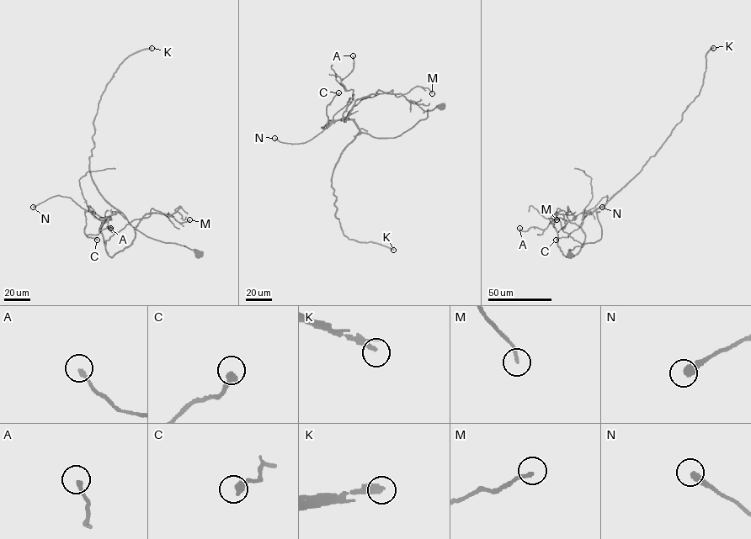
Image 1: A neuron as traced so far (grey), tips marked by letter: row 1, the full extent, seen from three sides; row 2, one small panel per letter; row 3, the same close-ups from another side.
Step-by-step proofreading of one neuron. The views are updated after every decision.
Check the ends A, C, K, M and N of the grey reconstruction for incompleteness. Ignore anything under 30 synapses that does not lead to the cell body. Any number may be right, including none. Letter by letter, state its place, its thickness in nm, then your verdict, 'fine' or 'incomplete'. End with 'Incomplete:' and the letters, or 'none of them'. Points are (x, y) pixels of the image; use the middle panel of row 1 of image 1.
A: place (353, 55); calibre 200 nm; fine
C: place (338, 92); calibre 360 nm; fine
K: place (393, 250); calibre 320 nm; incomplete
M: place (432, 93); calibre 180 nm; fine
N: place (274, 138); calibre 400 nm; incomplete
Incomplete: K, N

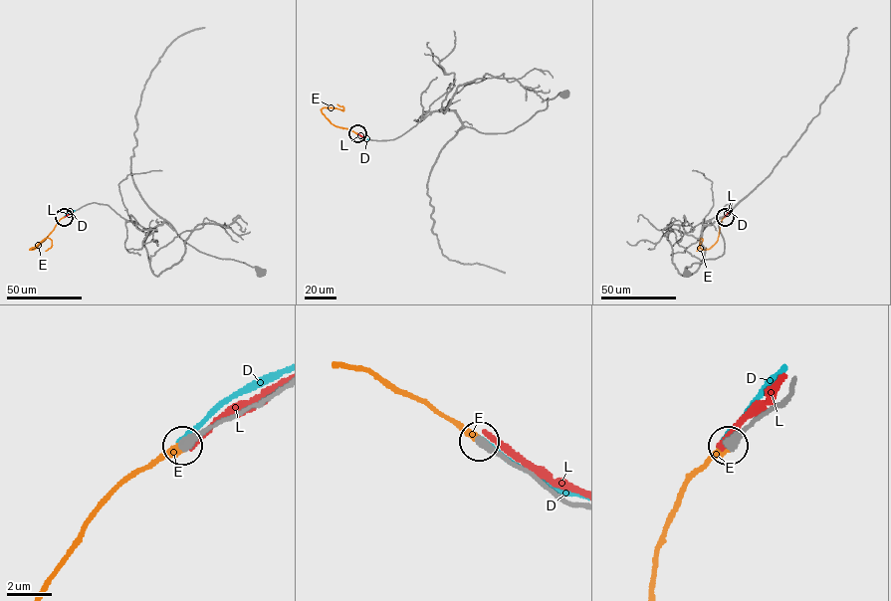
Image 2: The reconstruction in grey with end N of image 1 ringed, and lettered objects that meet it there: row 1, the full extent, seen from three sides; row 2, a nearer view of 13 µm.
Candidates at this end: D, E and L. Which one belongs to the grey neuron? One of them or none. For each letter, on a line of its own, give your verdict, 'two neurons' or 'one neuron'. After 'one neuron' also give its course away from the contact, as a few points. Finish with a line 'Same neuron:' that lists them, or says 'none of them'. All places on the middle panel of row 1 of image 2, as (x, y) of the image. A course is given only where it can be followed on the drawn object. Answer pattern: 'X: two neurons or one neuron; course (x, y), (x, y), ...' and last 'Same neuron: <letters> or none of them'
D: two neurons
E: one neuron; course (357, 134), (333, 124), (322, 112), (325, 107), (343, 110), (337, 104)
L: two neurons
Same neuron: E

